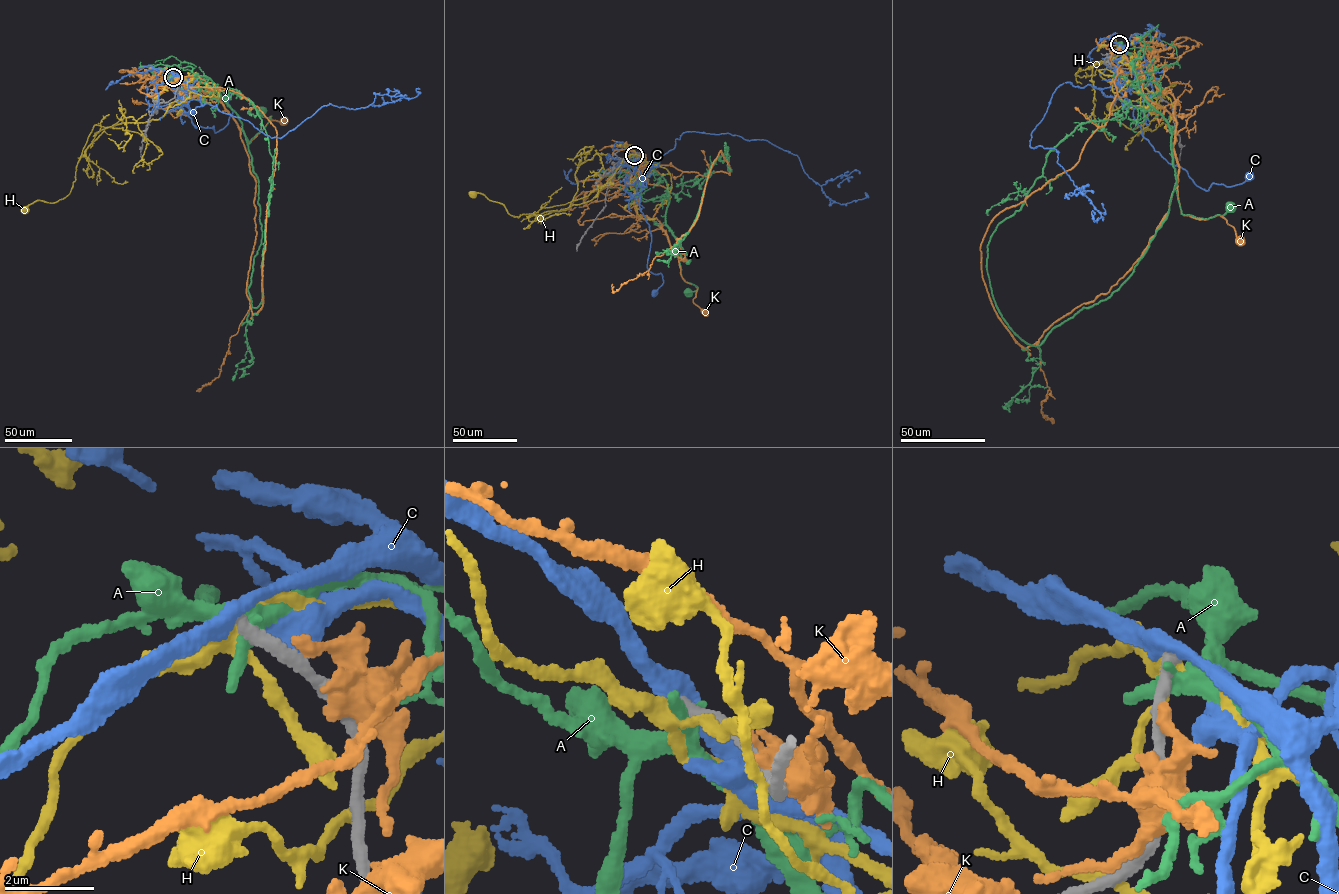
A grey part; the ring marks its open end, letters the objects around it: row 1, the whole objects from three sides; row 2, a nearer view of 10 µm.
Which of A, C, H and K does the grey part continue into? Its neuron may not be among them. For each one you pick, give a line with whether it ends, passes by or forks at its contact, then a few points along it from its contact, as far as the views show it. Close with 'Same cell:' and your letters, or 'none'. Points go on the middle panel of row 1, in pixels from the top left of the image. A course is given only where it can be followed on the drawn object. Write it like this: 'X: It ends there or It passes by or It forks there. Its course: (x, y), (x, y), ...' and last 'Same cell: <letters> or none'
Same cell: none

